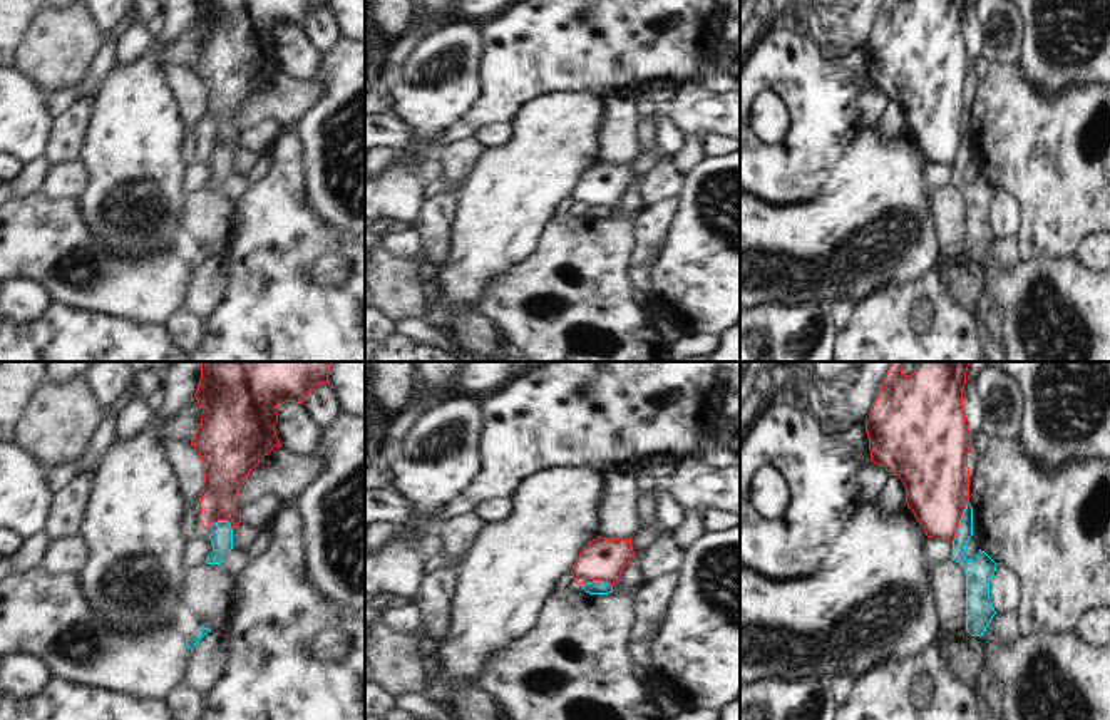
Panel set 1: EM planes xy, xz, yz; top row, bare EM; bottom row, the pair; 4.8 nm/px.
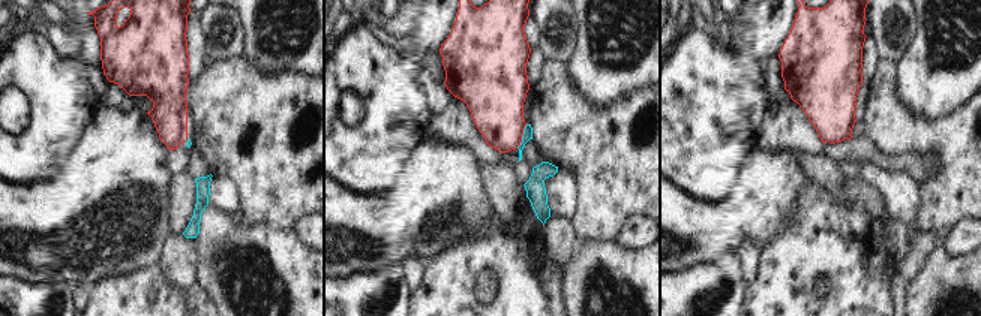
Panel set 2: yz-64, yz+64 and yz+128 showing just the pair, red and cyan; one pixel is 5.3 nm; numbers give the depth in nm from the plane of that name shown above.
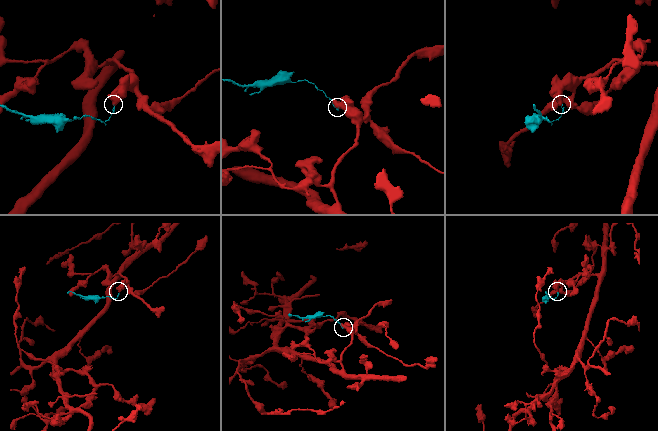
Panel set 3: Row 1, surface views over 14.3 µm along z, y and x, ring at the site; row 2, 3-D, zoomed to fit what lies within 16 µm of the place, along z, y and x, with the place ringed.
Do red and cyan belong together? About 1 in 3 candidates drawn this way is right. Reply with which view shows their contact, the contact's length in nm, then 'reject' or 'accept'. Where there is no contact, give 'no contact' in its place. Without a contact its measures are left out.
contact in yz; length 200 nm; reject

